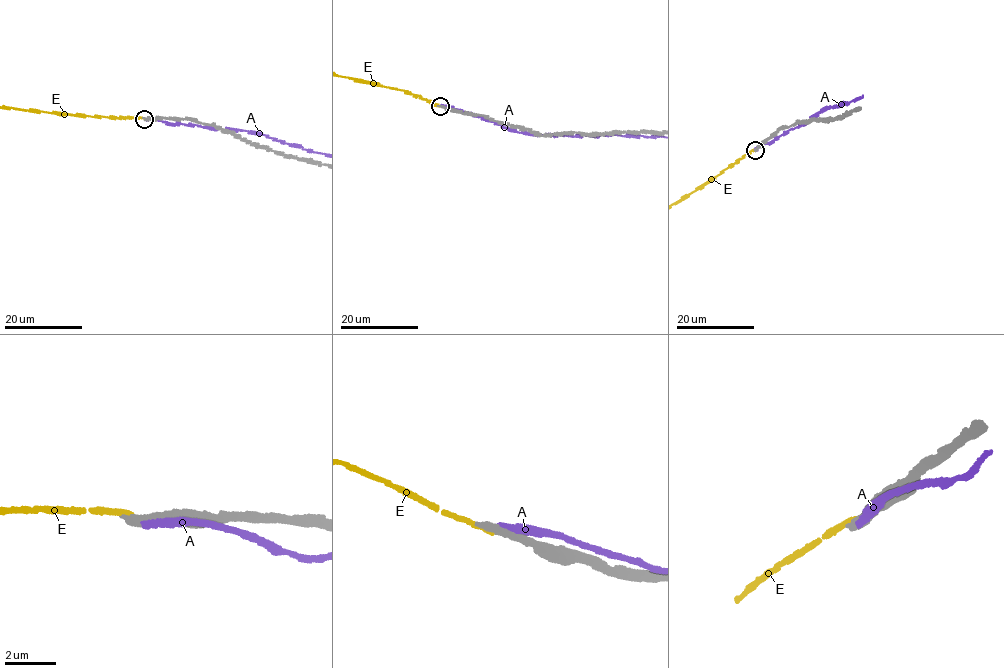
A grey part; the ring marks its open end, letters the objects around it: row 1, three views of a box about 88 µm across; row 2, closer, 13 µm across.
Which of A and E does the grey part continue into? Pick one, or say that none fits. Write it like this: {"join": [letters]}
{"join": []}

